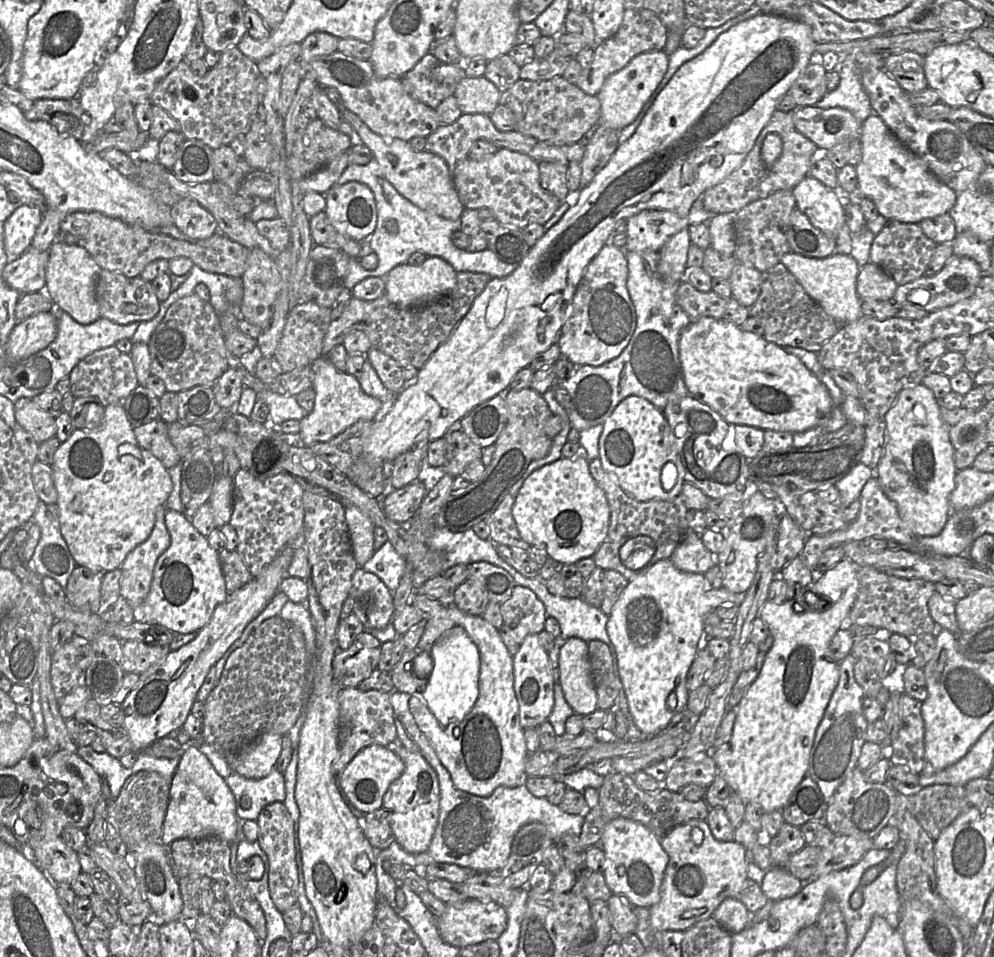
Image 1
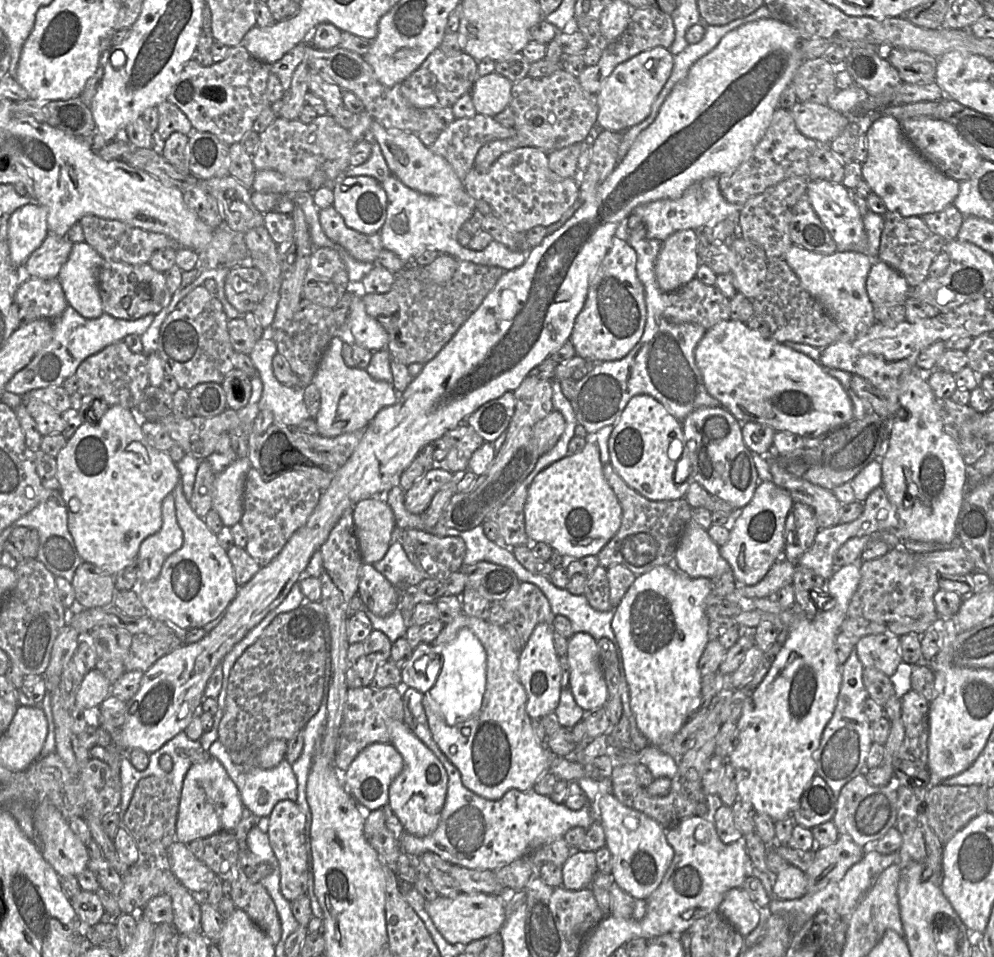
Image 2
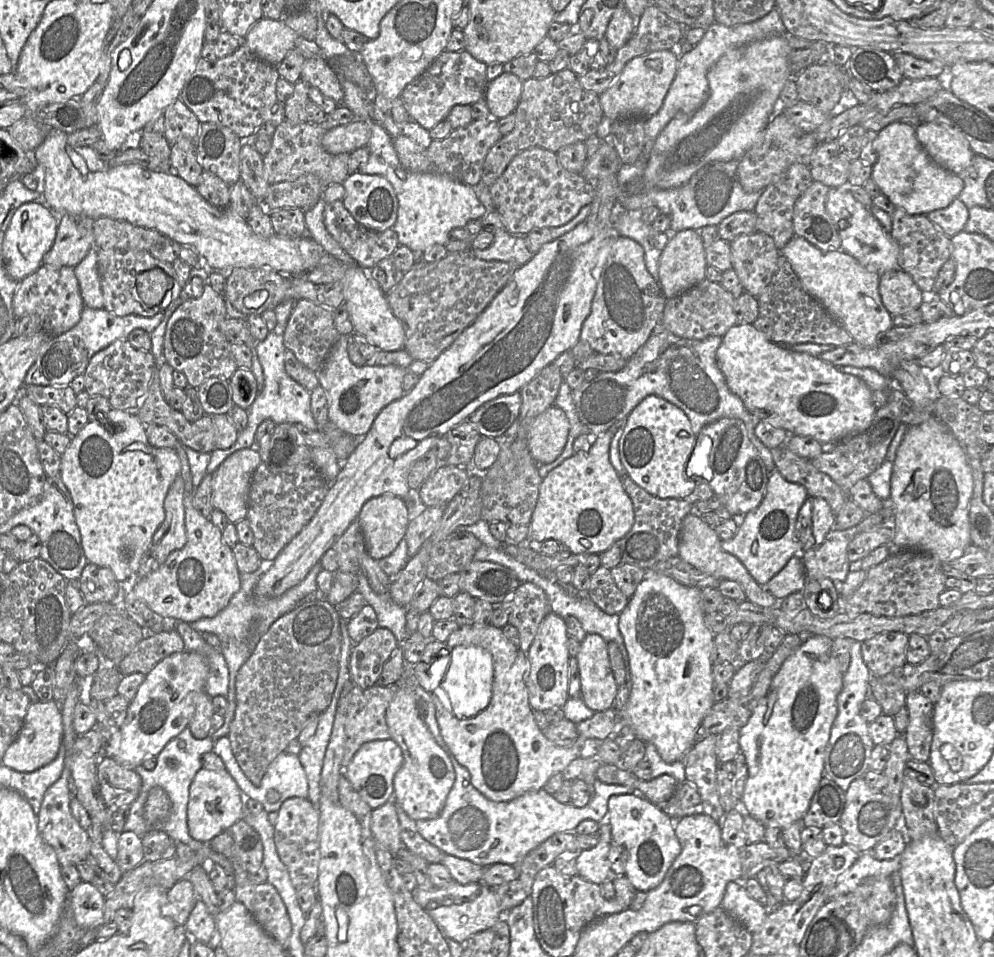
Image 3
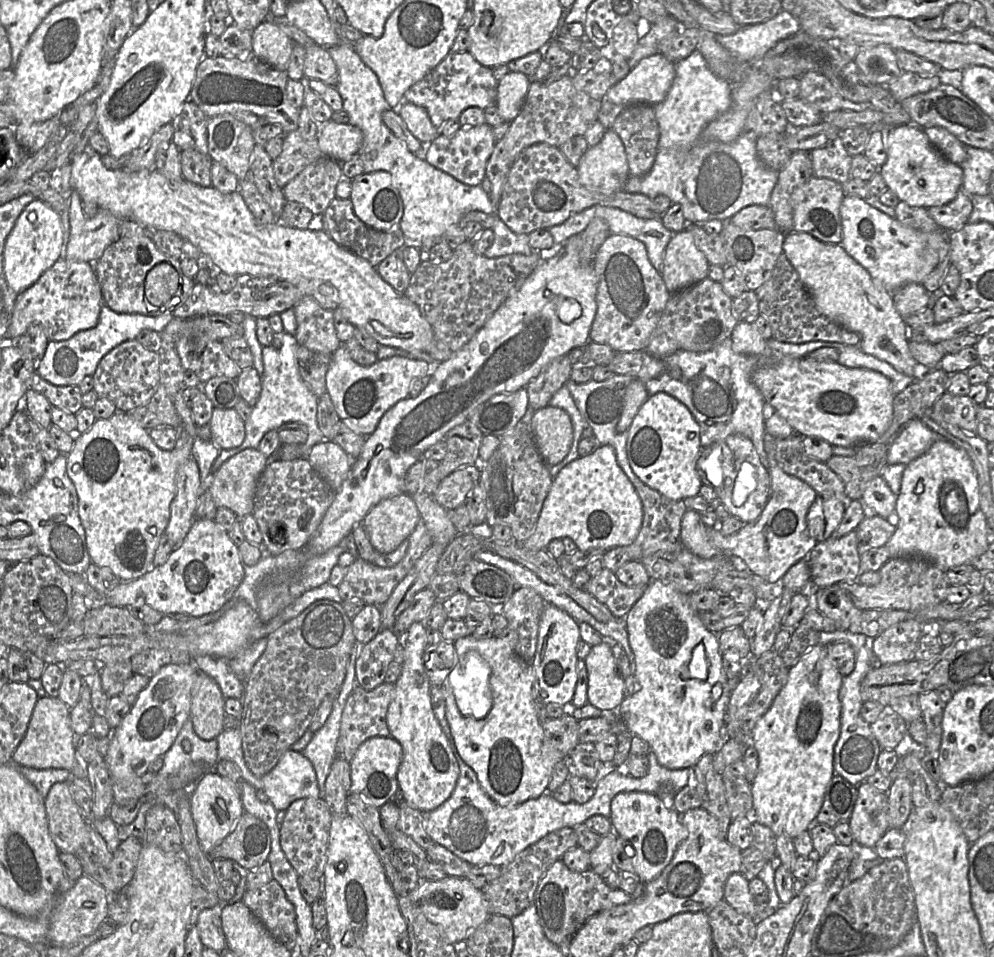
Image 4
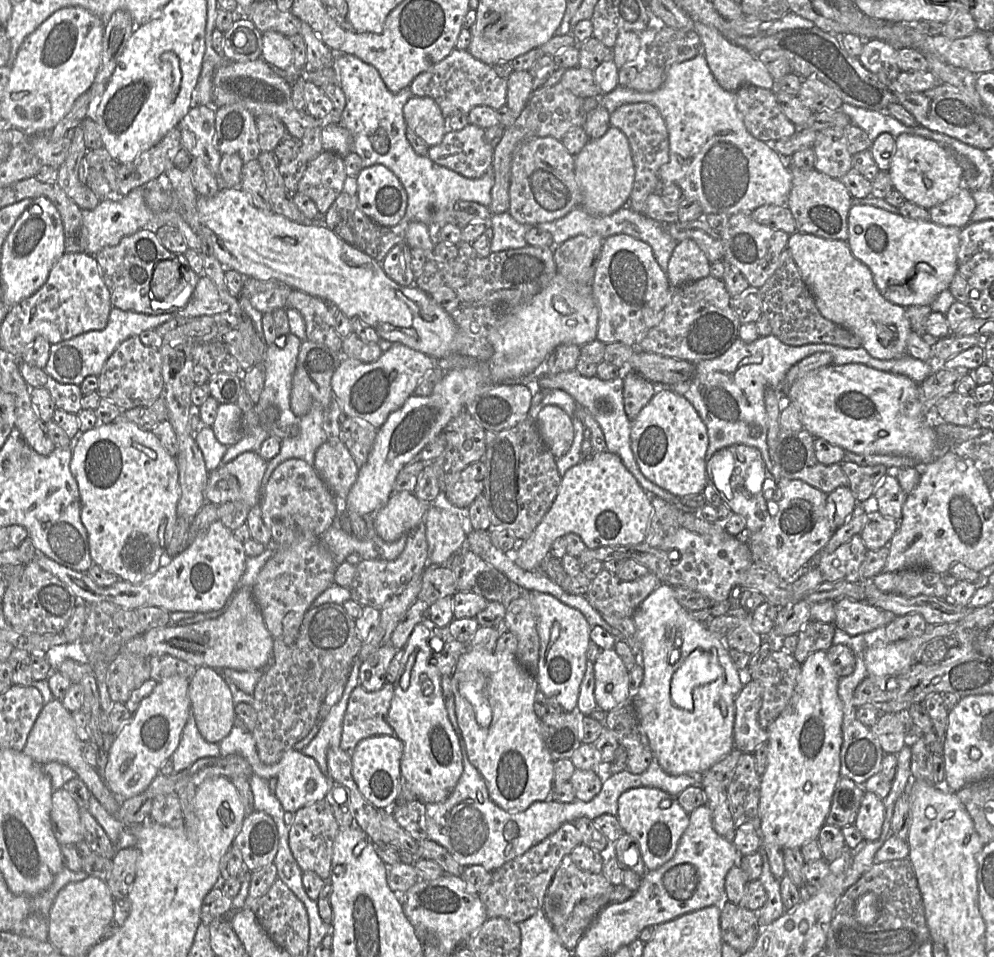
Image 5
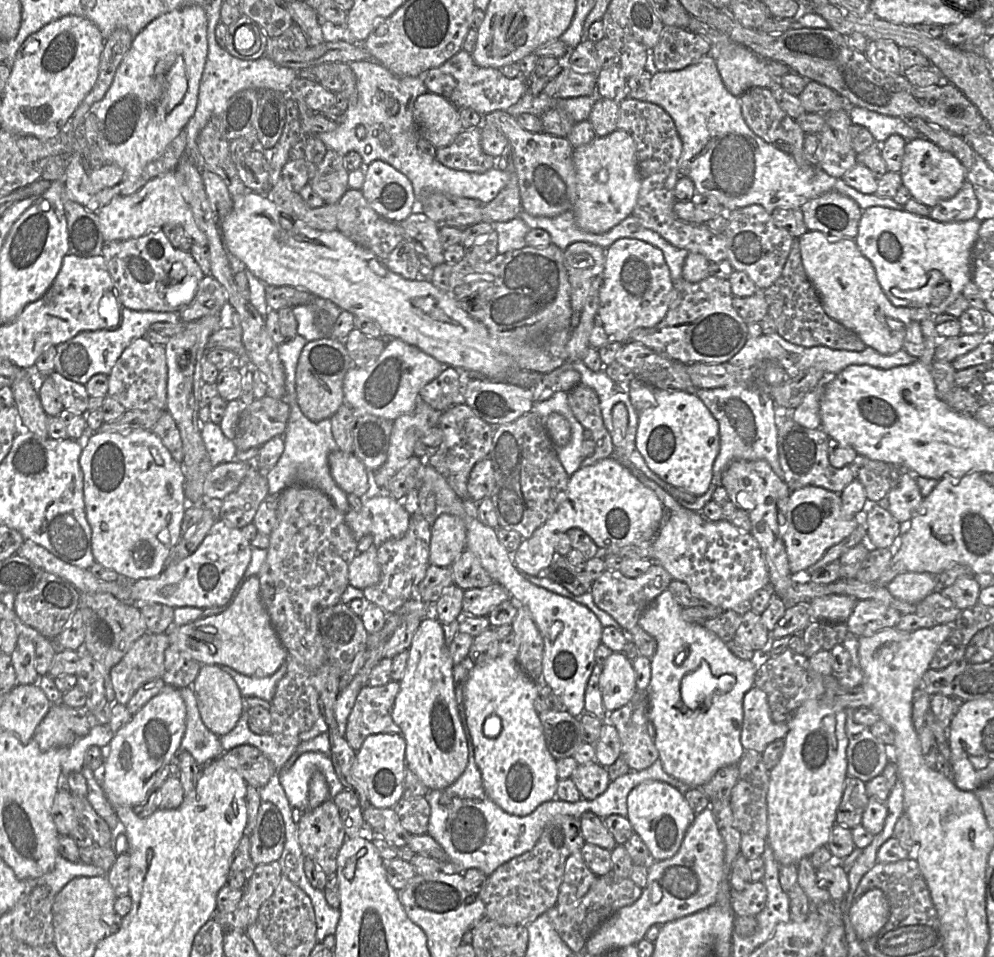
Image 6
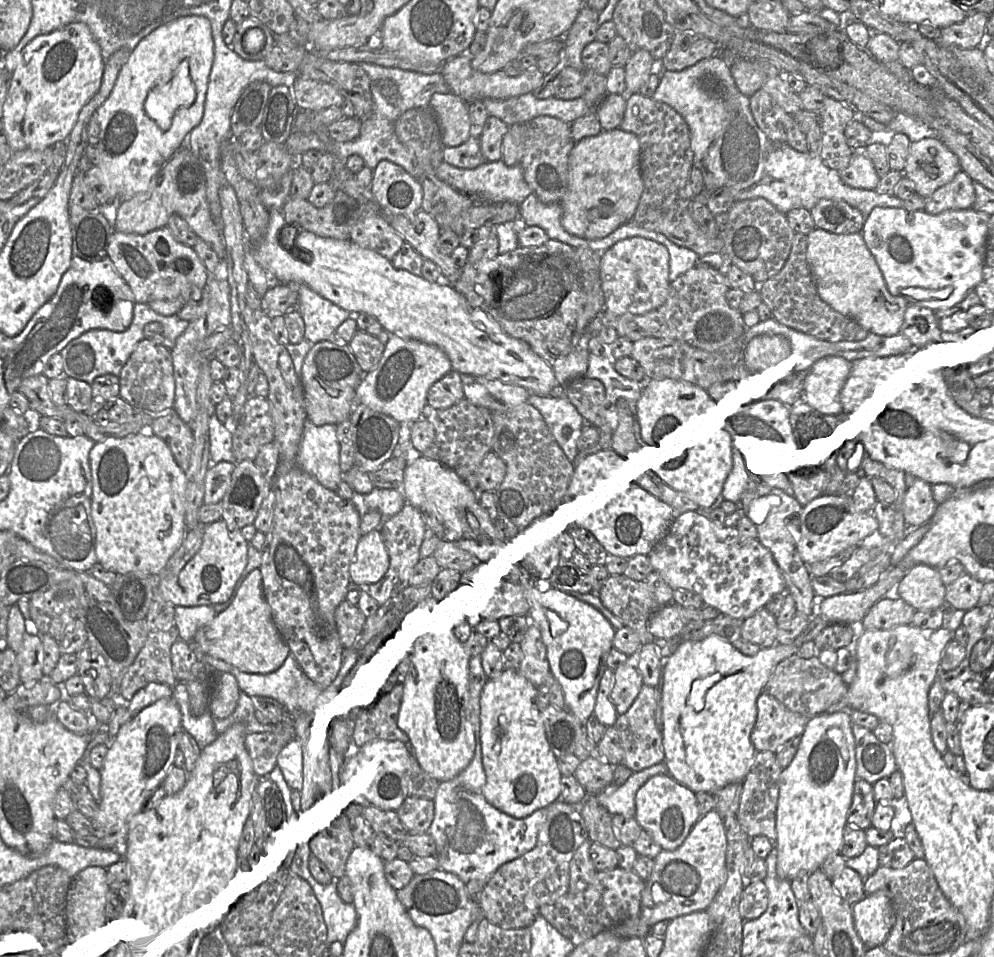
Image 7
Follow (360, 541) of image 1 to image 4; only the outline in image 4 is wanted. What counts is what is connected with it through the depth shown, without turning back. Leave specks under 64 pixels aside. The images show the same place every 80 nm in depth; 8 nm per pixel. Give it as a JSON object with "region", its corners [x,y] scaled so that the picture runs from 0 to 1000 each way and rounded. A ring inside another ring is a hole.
{"region":[[[407,515],[384,522],[363,545],[375,573],[390,579],[415,556],[424,538],[414,517]]]}

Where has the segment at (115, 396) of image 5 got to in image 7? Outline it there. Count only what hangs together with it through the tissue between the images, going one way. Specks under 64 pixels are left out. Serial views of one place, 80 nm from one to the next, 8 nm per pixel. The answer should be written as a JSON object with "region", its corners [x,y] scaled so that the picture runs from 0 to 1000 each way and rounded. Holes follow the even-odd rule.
{"region":[[[144,353],[123,385],[120,398],[120,415],[128,419],[136,429],[148,429],[154,434],[161,434],[174,427],[176,395],[172,361],[158,361],[148,353]]]}

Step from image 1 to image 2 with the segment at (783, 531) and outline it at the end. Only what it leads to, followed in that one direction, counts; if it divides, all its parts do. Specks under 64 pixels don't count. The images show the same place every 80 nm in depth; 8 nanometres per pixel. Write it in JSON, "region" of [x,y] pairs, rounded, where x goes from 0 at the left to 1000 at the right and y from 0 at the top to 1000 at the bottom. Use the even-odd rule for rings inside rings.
{"region":[[[799,526],[790,545],[790,584],[803,588],[803,583],[816,572],[824,554],[817,532],[808,526]]]}

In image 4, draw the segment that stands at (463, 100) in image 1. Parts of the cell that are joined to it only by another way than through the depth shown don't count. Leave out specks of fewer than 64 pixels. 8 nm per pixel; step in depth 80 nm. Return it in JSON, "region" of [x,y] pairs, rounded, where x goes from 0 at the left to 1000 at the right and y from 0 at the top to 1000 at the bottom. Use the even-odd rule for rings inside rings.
{"region":[[[512,74],[501,85],[498,111],[501,119],[514,127],[523,117],[533,89],[533,80],[523,75]]]}

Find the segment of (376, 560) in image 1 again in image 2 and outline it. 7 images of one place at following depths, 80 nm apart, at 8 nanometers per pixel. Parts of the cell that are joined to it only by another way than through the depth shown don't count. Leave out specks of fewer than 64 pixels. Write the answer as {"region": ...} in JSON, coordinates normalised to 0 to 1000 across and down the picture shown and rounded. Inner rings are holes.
{"region":[[[394,565],[388,580],[374,590],[401,618],[415,617],[426,606],[401,565]]]}

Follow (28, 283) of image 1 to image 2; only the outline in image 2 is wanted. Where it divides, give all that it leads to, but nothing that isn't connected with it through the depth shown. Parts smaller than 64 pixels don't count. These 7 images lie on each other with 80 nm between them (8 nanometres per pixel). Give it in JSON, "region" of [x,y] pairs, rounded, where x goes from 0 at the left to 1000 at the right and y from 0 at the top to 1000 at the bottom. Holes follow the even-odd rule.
{"region":[[[49,243],[22,277],[22,283],[27,289],[57,290],[61,279],[69,269],[73,255],[65,247]]]}

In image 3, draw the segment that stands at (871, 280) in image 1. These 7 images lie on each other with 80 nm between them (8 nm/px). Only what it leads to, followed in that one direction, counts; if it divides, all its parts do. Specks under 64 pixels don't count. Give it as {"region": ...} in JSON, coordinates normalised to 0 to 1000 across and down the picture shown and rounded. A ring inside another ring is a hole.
{"region":[[[906,281],[885,287],[884,306],[896,329],[923,324],[929,316],[928,303],[916,287]]]}

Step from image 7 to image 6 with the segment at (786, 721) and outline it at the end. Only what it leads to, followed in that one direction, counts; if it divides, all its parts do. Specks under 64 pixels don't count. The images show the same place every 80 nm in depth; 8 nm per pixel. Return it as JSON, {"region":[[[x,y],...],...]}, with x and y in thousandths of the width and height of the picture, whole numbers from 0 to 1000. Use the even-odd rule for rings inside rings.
{"region":[[[758,717],[747,729],[747,757],[744,767],[747,782],[767,787],[774,776],[788,772],[792,764],[792,754],[777,752],[771,724]]]}

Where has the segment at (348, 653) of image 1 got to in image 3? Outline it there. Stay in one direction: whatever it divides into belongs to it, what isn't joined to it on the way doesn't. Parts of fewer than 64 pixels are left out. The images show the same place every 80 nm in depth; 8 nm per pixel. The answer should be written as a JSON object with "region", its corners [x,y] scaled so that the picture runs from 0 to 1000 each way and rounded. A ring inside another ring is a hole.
{"region":[[[382,655],[362,672],[356,673],[351,689],[353,714],[362,720],[377,717],[386,694],[400,675],[396,662]]]}

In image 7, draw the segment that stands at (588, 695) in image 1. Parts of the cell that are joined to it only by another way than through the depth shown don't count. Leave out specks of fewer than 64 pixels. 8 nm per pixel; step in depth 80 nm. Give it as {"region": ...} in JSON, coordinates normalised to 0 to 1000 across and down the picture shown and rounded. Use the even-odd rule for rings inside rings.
{"region":[[[632,694],[620,698],[618,708],[619,713],[614,728],[621,746],[626,747],[635,739],[648,714],[643,700]]]}

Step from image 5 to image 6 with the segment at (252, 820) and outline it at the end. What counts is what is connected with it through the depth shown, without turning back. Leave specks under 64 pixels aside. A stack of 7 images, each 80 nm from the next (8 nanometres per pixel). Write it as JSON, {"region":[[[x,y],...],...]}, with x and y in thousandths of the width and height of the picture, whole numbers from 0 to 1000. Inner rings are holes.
{"region":[[[263,837],[258,861],[251,875],[255,902],[260,905],[281,899],[287,881],[287,860],[274,838]]]}

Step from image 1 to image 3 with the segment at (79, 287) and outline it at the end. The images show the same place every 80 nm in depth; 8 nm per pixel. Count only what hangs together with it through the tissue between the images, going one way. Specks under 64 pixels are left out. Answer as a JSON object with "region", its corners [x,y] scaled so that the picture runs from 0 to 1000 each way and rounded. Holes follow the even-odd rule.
{"region":[[[94,258],[86,270],[74,279],[85,320],[93,323],[105,322],[105,311],[98,278],[99,261]]]}

